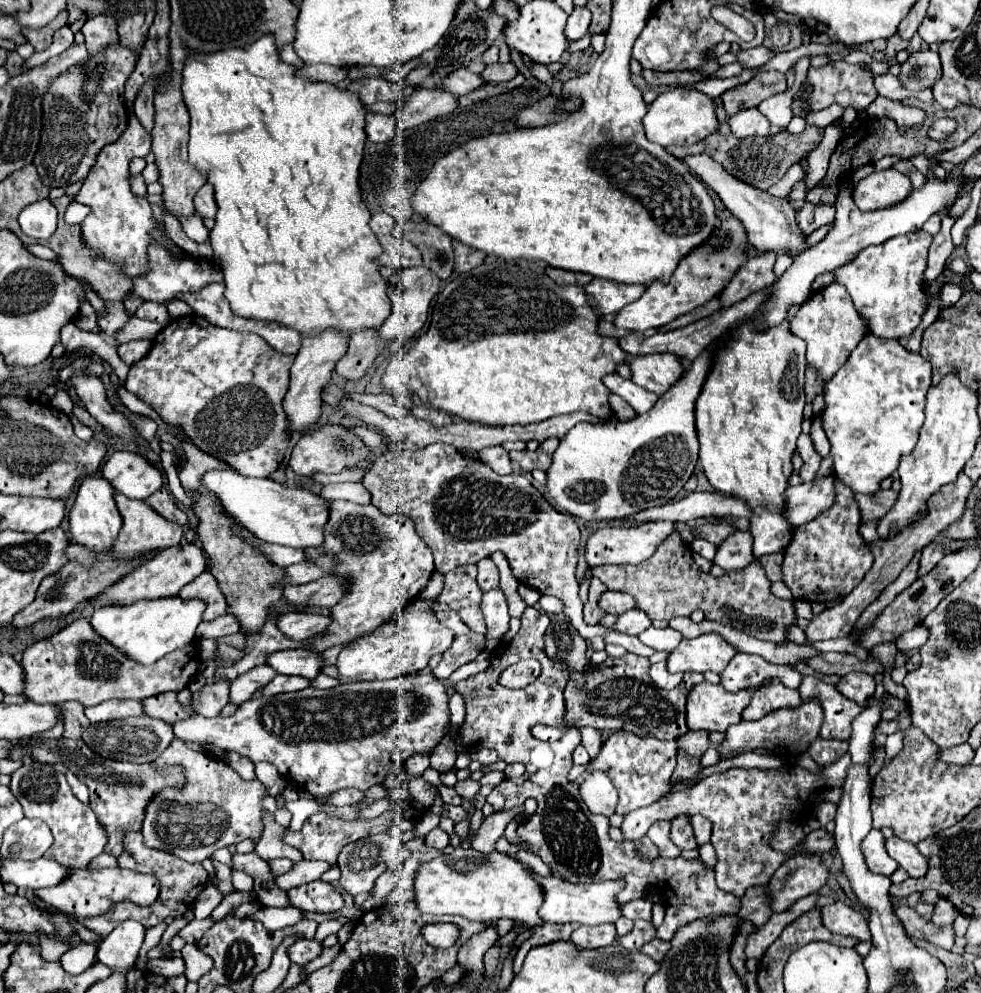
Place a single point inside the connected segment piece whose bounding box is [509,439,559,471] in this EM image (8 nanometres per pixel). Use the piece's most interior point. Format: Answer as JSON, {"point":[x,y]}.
{"point":[529,460]}

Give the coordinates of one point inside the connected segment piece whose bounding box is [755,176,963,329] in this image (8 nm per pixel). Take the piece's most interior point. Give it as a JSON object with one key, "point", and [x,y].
{"point":[853,230]}

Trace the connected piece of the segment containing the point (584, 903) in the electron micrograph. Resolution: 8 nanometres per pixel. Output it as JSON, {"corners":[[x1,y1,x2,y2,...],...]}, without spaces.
{"corners":[[535,875,535,879,541,883,543,895,545,895,545,901,539,909,539,917,543,921,601,925,601,923,615,923,621,917,621,905,617,903,617,891,621,891,621,887,625,887,625,883,621,883,621,879,601,881,601,883,593,883,593,885,573,885,565,879,557,879,557,877,541,879]]}

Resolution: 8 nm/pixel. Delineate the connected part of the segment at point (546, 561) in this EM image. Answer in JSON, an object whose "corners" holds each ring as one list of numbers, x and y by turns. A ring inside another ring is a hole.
{"corners":[[433,443,429,447,423,447,421,451,387,451,381,455,373,467,365,473,363,485,369,489,373,495,373,505,381,509,383,515,405,515,413,519,417,535,429,545,429,549,435,555,435,569,441,571,441,575,469,563,479,563,479,559,487,557,489,553,503,551,505,557,509,559,509,565,513,569,513,575,537,589,543,595,555,595,565,603,565,615,569,617,571,625,585,635,585,639,593,639,601,635,605,643,613,645,623,645,627,651,651,657,655,649,643,645,637,637,633,635,621,635,619,631,611,631,607,627,589,627,583,621,583,605,579,599,579,583,575,579,575,567,577,567,577,557,579,557,579,541,581,533,577,523,573,521,571,515,557,511,551,507,545,497,531,485,531,481,523,475,497,475,491,467,487,467,479,459,469,459,463,457,455,447,443,445,443,443],[497,507,505,507,499,513,509,513,509,515,495,515]]}

